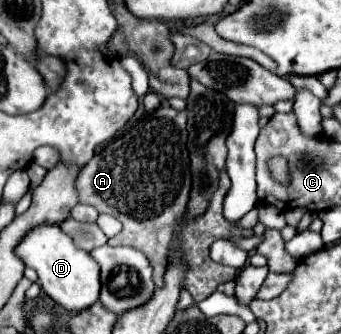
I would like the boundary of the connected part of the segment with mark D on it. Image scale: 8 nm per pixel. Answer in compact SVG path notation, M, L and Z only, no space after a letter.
M41 223L27 231L27 235L17 245L17 255L39 275L39 285L43 291L59 305L69 311L83 311L99 299L99 271L97 261L83 249L79 249L73 239L59 229L55 223Z

